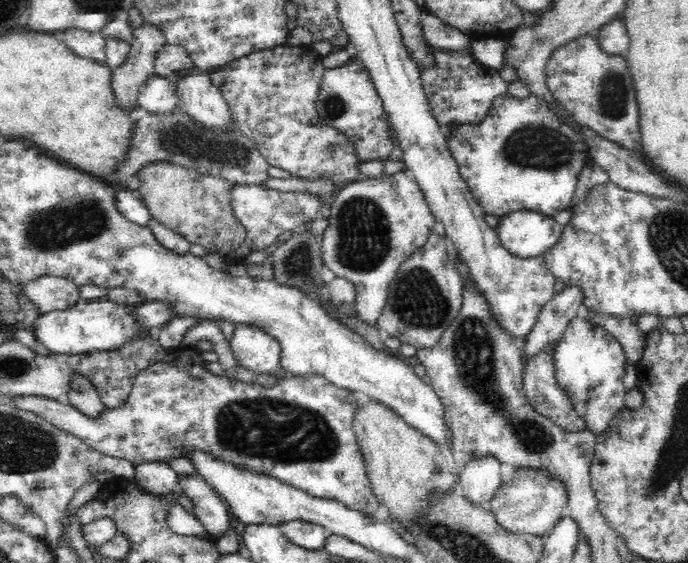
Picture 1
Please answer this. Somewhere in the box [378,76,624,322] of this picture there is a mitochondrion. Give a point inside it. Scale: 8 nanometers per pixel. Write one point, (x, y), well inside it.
(537, 146)

